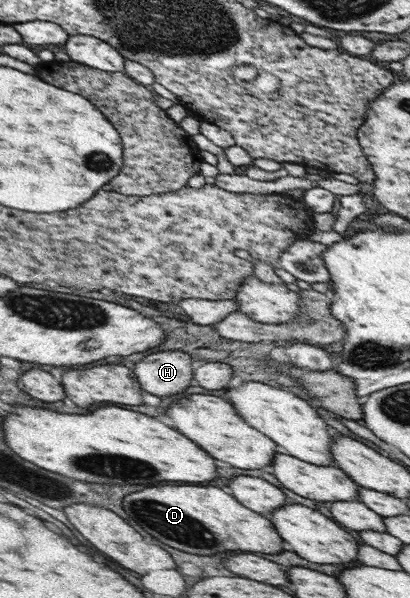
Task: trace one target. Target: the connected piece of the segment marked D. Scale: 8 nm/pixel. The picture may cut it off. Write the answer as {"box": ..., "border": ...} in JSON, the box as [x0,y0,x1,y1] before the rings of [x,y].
{"box":[123,486,282,556],"border":[[[152,486],[125,496],[123,509],[148,534],[182,552],[212,556],[232,550],[264,554],[278,554],[282,550],[282,538],[270,520],[248,510],[216,486]]]}

